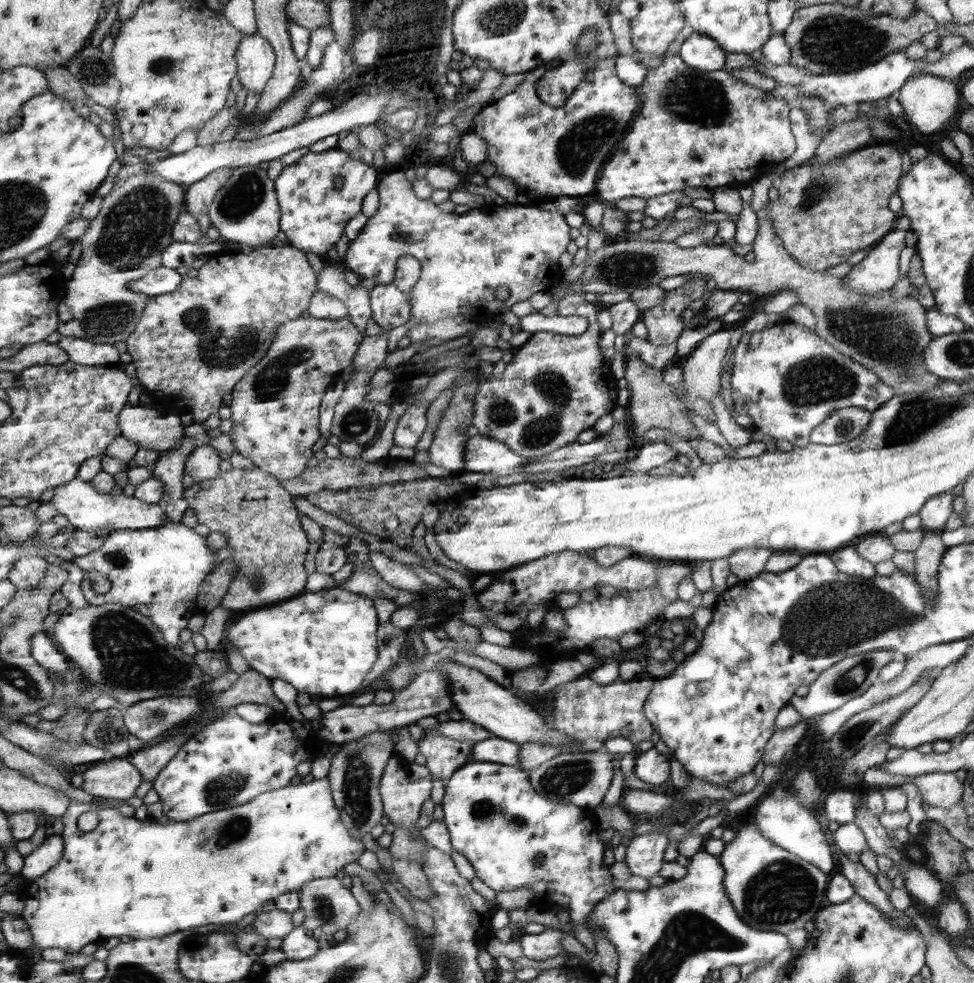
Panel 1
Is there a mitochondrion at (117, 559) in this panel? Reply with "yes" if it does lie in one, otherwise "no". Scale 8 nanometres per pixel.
yes

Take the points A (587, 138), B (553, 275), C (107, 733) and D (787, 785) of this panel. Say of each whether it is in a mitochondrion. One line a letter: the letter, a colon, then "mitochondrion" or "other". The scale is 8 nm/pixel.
A: mitochondrion
B: other
C: mitochondrion
D: other

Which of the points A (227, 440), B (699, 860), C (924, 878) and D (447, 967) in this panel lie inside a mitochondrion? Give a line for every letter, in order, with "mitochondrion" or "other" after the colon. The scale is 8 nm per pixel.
A: other
B: other
C: other
D: mitochondrion

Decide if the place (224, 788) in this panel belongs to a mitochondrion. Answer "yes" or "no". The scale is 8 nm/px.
yes

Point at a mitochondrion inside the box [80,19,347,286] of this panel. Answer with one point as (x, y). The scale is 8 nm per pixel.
(133, 229)

